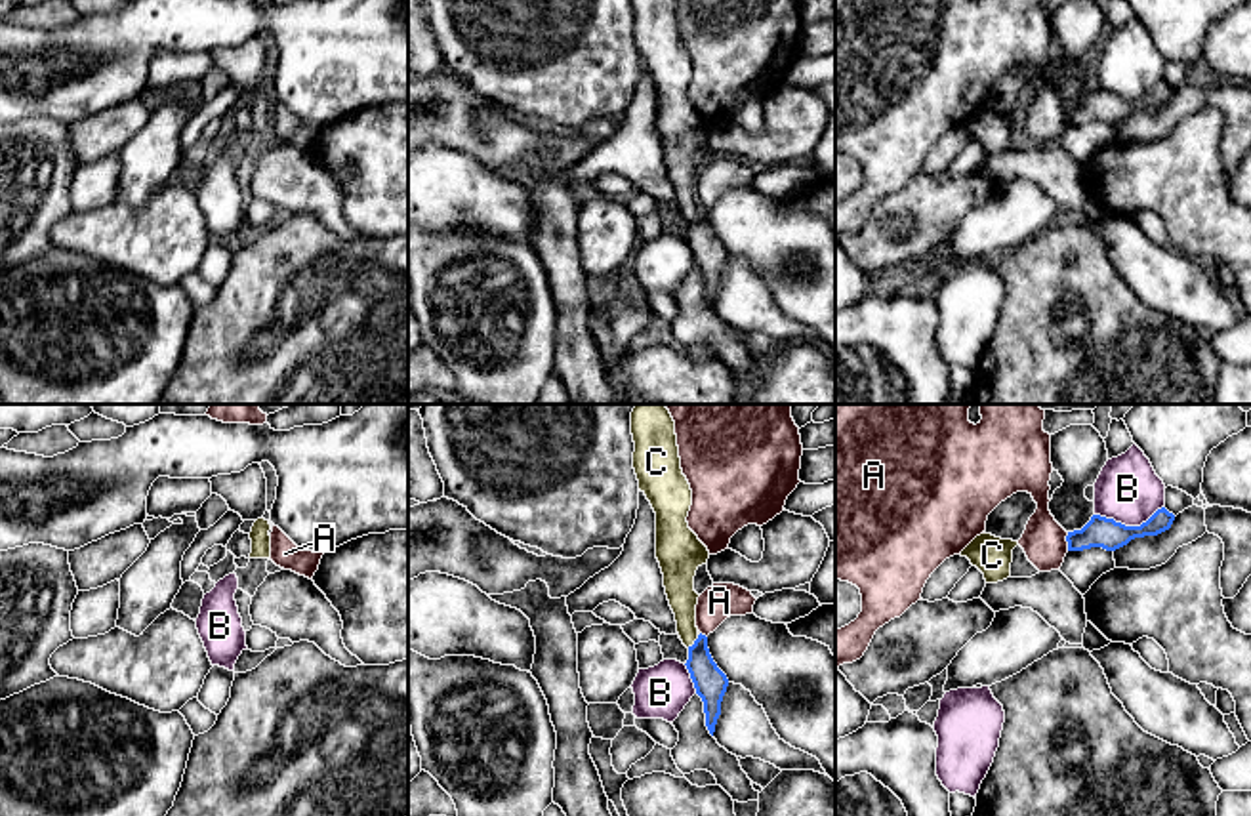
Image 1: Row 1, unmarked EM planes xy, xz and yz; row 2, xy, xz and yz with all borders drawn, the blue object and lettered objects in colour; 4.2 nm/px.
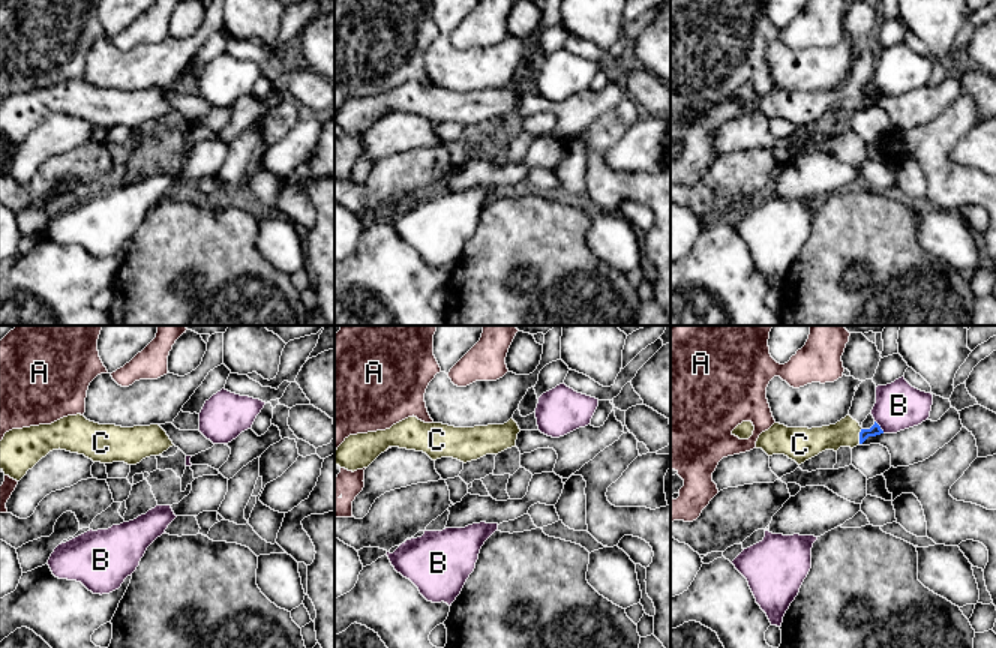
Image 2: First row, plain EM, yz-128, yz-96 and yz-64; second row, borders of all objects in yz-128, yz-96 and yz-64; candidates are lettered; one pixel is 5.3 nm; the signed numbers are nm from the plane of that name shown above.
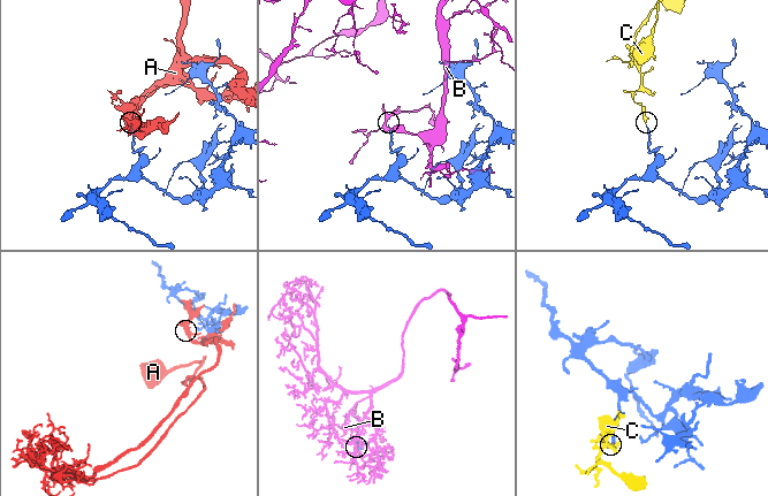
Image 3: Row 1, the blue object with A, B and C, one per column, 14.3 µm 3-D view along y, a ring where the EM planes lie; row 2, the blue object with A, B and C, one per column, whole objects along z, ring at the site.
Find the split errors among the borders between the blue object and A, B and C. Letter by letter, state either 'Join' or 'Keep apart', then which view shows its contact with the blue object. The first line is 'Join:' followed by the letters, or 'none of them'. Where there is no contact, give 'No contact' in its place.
Join: C
A: Keep apart. Touches blue in yz
B: Keep apart. Touches blue in yz
C: Join. Touches blue in xz

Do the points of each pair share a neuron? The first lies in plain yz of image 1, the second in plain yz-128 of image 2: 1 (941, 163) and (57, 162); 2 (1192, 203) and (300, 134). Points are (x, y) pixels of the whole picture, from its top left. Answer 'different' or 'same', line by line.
1: different
2: different

